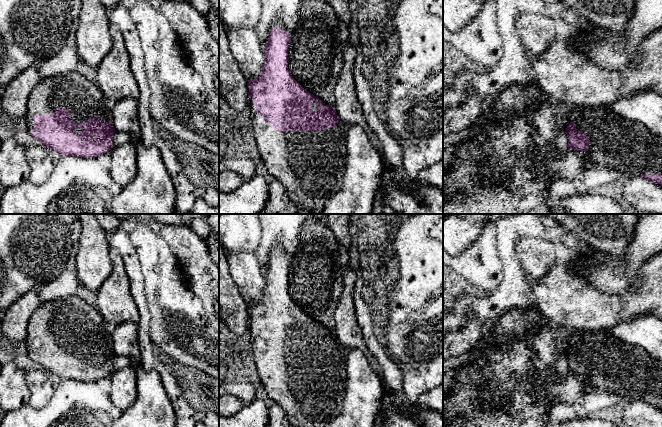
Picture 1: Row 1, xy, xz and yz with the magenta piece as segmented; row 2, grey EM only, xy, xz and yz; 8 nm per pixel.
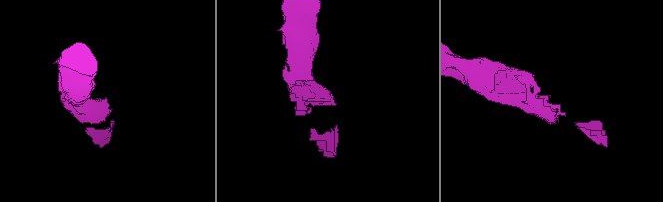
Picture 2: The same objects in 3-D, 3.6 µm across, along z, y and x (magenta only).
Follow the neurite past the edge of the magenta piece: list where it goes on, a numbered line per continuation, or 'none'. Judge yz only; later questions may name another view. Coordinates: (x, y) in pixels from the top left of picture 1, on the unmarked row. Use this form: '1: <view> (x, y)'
1: yz (625, 369)

